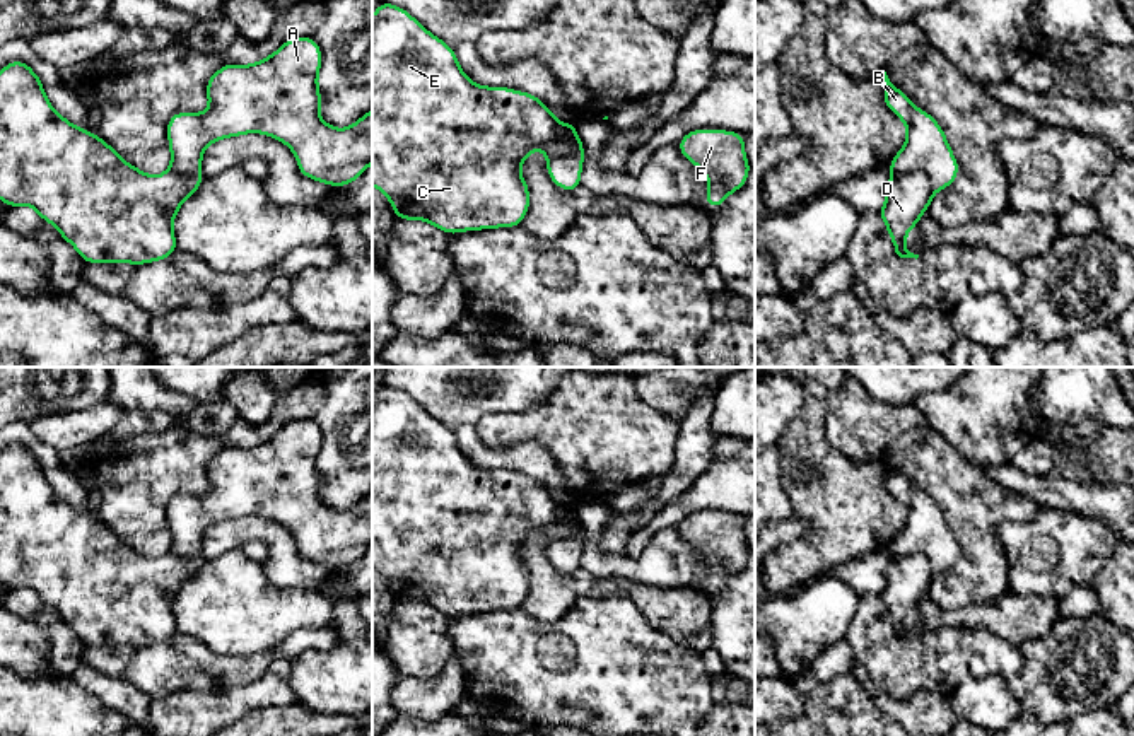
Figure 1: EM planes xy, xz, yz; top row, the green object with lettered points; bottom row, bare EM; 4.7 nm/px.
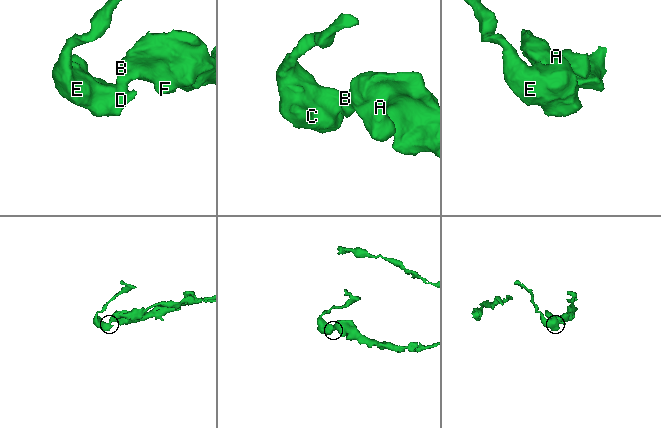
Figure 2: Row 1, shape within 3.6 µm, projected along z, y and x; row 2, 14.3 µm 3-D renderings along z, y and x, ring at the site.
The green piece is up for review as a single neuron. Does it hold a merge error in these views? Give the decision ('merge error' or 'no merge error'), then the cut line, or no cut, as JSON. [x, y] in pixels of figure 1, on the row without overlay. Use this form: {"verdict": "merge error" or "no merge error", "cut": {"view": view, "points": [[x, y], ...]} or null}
{"verdict": "merge error", "cut": {"view": "yz", "points": [[894, 555], [923, 554], [935, 572]]}}

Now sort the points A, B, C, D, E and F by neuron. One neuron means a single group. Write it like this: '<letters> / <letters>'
A B F / C D E

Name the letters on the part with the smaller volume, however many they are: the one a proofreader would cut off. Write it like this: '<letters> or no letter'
C, D, E

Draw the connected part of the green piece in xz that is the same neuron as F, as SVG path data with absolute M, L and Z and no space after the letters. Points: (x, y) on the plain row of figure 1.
M726 512L688 514L678 529L681 538L704 553L709 572L705 587L721 589L748 562L751 548L745 538L745 519Z

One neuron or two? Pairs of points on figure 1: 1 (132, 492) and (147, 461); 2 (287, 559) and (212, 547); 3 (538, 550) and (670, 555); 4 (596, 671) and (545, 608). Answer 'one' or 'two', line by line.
1: one
2: one
3: two
4: two

